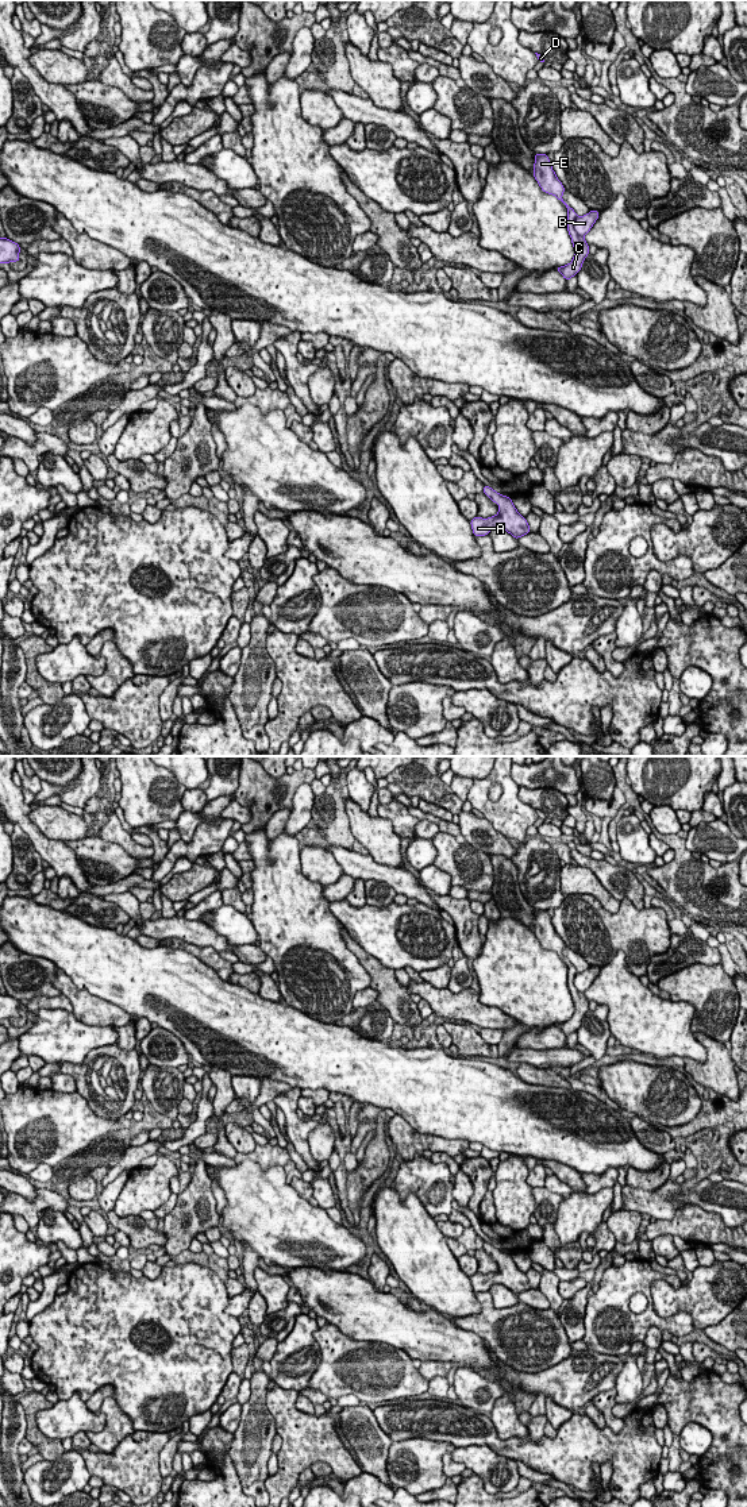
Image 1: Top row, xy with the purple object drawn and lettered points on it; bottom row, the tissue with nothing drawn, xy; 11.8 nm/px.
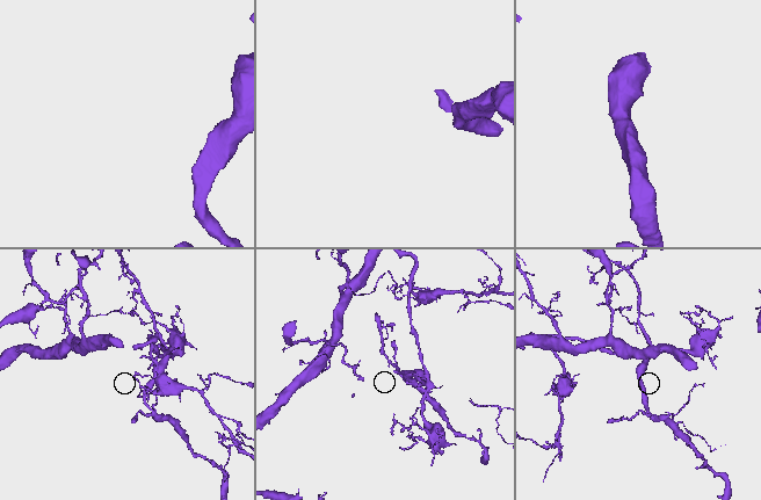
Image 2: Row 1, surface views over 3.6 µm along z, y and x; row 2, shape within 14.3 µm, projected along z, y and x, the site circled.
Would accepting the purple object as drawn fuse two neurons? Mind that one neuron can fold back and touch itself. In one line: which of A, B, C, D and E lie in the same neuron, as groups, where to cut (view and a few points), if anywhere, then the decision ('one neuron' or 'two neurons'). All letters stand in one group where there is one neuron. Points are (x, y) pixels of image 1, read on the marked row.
groups A C D E / B; cut xy (576, 216), (574, 230), (582, 236); two neurons

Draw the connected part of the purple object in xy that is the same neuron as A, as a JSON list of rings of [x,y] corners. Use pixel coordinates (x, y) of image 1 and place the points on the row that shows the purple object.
[[[484,485],[482,492],[494,502],[498,504],[498,513],[496,516],[482,519],[475,516],[470,520],[474,536],[486,536],[493,528],[503,528],[511,533],[516,540],[527,533],[531,528],[524,516],[515,508],[511,497],[503,496],[492,487]]]

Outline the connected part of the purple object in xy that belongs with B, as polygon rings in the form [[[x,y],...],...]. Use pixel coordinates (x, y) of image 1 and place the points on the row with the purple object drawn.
[[[590,209],[589,213],[575,217],[574,221],[575,232],[581,236],[585,236],[590,231],[598,216],[600,216],[600,211]]]

